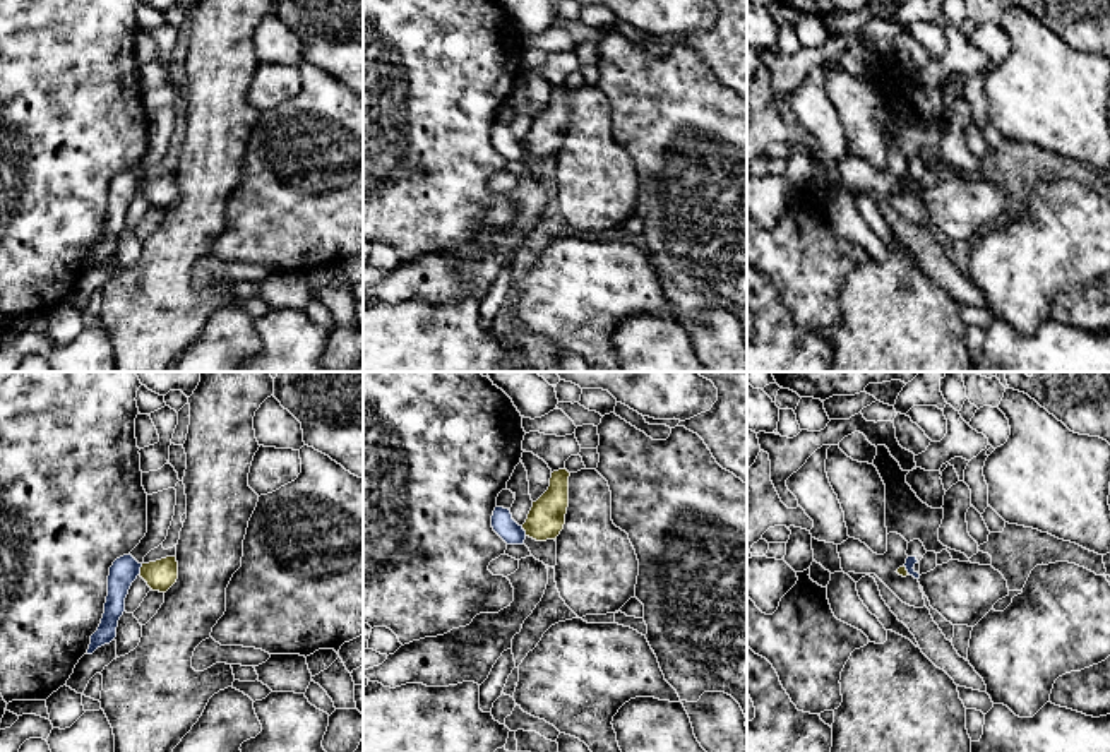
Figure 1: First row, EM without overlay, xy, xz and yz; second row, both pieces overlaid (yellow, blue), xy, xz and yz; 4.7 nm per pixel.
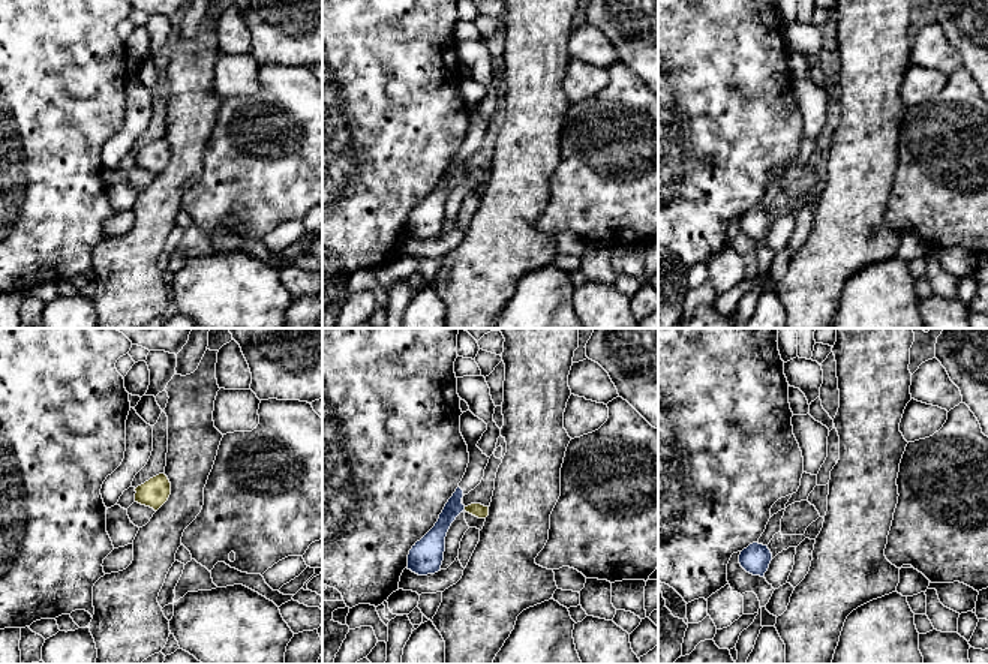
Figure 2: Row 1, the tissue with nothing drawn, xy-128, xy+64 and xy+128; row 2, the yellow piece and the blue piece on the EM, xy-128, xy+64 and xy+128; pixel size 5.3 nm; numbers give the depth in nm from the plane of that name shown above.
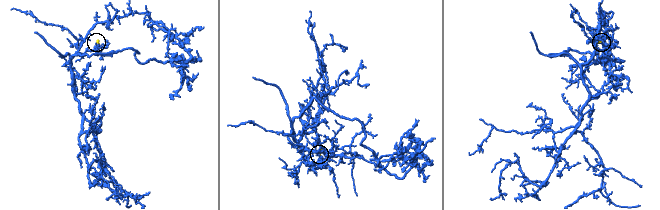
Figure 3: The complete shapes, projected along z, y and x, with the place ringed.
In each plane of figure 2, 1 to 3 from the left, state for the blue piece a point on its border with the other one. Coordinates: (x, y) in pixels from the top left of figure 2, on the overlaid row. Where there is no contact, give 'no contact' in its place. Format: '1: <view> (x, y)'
1: no contact
2: no contact
3: no contact

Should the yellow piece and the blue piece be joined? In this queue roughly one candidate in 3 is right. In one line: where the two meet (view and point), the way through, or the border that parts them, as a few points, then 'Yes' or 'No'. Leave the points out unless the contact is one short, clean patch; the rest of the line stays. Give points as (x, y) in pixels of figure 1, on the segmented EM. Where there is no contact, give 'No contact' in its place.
Touches yellow at xy (141, 569). Boundary: xy (143, 564), (137, 574). No

